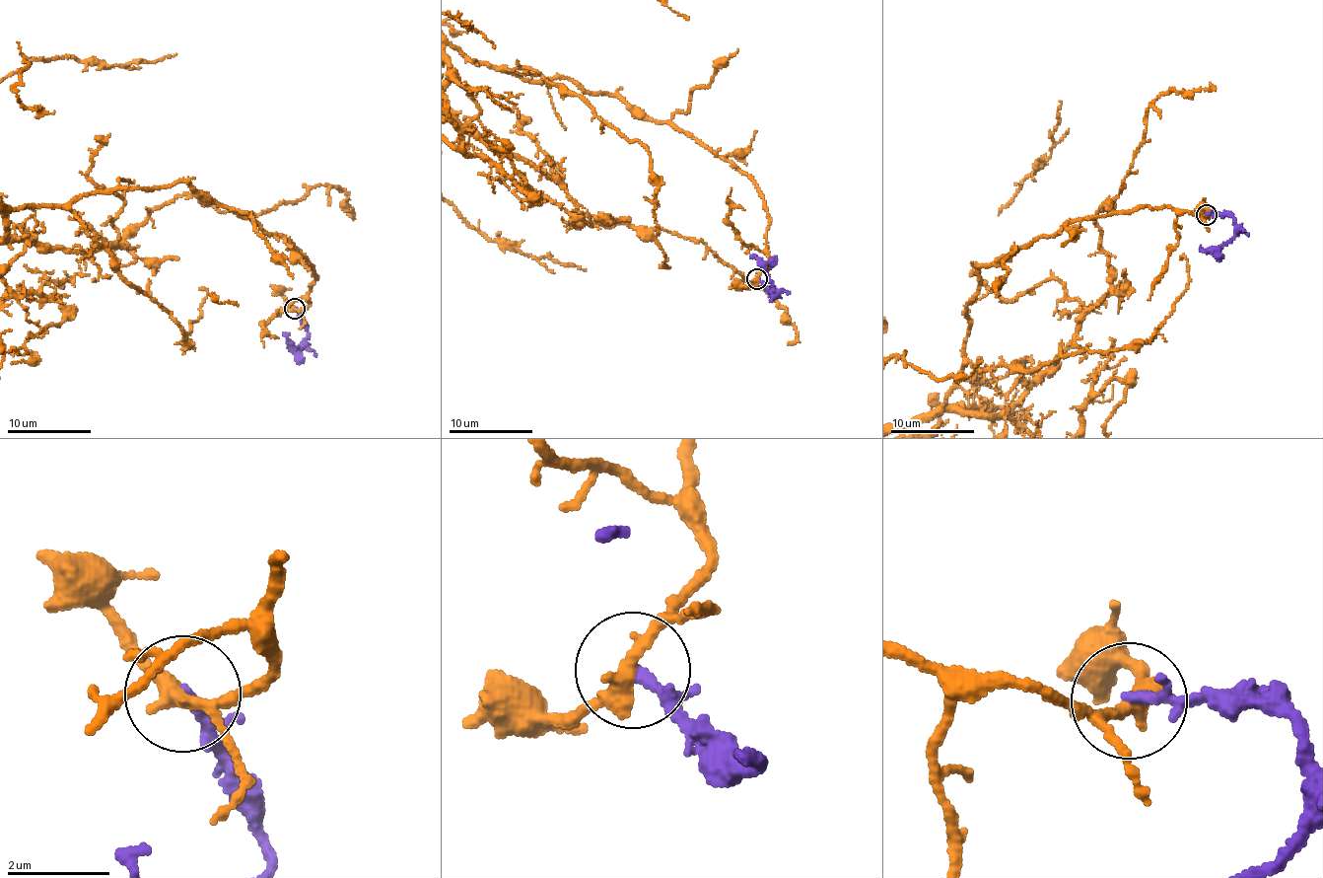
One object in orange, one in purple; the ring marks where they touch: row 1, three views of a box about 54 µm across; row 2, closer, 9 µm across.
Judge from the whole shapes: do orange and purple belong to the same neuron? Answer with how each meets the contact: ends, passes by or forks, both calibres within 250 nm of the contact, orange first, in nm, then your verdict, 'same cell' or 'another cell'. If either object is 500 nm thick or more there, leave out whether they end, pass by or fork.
orange passes by | purple passes by | 340/150 nm | another cell

